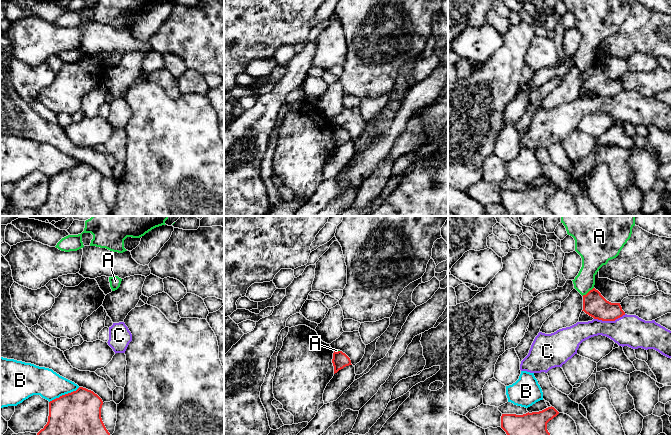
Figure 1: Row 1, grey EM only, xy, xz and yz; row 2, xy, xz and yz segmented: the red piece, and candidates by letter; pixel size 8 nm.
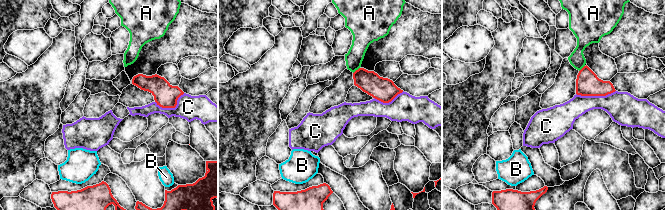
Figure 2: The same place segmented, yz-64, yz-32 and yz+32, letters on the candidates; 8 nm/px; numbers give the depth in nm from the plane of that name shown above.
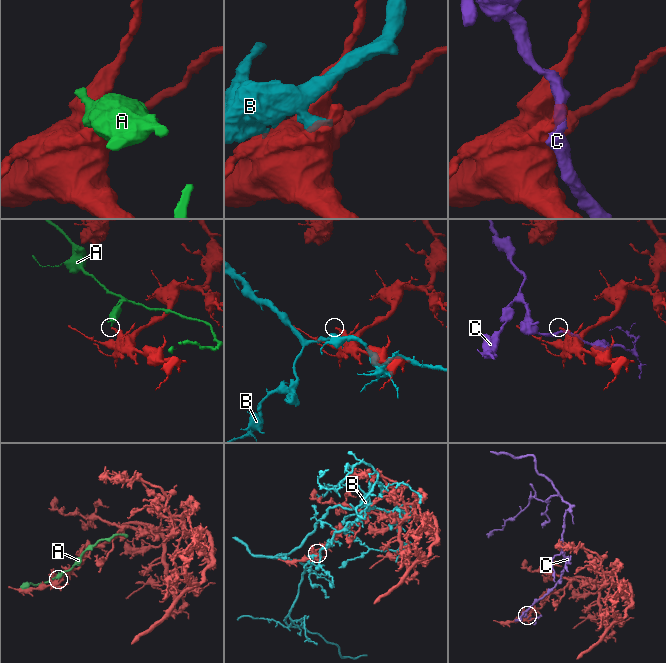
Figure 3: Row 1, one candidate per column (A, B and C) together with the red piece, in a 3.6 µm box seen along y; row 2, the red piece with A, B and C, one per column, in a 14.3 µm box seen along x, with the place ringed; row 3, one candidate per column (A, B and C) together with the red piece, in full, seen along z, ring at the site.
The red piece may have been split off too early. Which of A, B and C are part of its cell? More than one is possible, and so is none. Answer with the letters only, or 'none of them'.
none of them

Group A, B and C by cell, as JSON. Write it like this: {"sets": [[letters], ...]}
{"sets": [["A"], ["B"], ["C"]]}

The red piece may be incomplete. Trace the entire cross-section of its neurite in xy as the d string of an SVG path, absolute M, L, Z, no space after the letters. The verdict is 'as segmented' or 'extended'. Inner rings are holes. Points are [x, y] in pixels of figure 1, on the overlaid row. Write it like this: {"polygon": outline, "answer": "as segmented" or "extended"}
{"polygon": "M79 387L49 402L48 422L37 435L110 435L102 418L102 399Z", "answer": "as segmented"}

